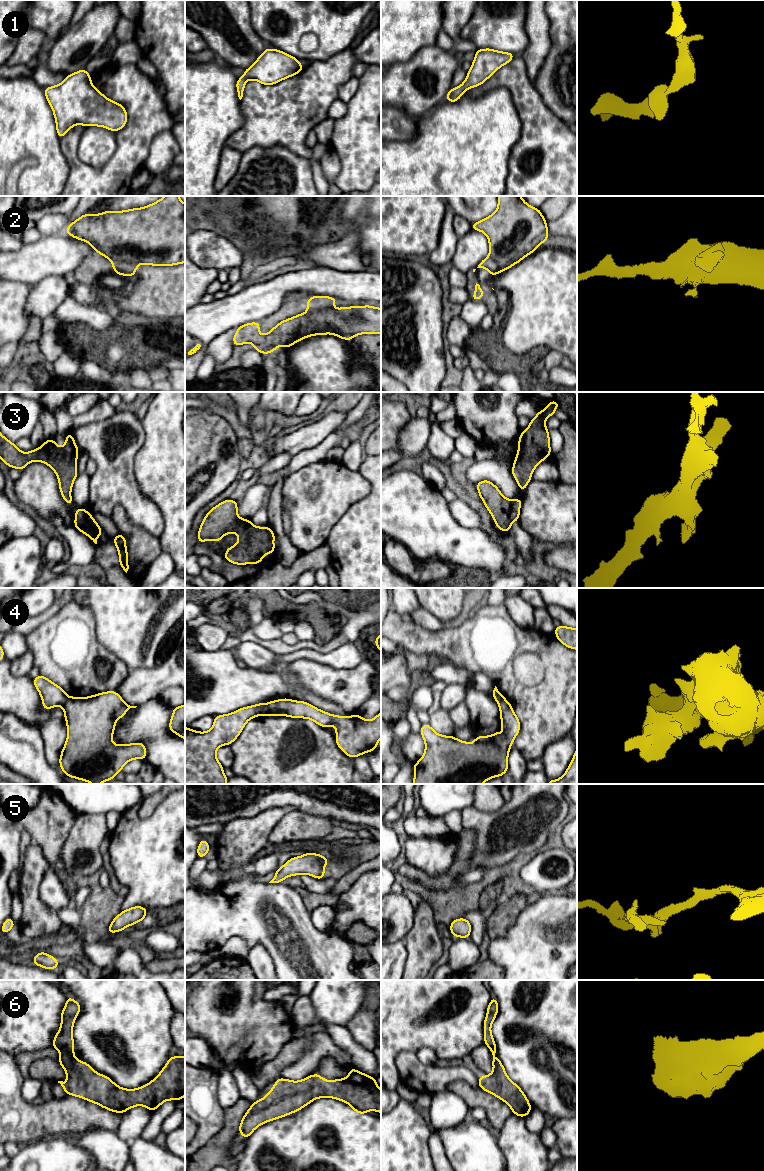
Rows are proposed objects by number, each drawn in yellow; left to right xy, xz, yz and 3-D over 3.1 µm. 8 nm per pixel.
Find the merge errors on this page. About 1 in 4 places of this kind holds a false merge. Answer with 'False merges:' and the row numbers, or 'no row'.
False merges: 2, 4

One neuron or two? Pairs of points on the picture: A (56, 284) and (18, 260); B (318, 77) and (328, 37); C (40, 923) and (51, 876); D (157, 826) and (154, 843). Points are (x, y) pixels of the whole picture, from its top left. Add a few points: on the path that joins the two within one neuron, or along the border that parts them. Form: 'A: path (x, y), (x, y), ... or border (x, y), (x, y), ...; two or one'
A: border (63, 276), (46, 276), (32, 285); two
B: border (343, 50), (325, 60), (313, 60), (311, 62); two
C: border (41, 880), (39, 888), (40, 898), (56, 911); two
D: path (157, 830), (157, 839); one

